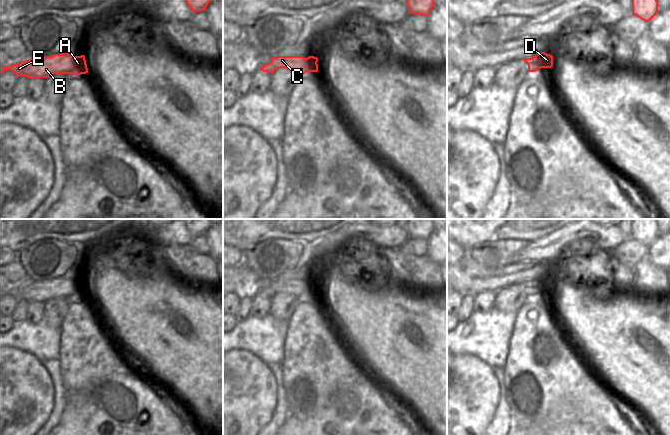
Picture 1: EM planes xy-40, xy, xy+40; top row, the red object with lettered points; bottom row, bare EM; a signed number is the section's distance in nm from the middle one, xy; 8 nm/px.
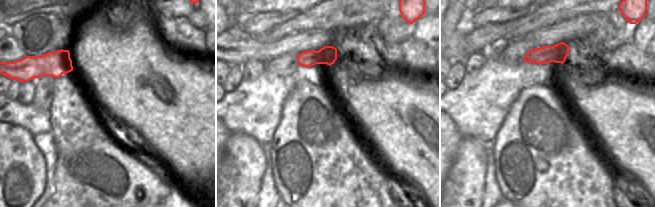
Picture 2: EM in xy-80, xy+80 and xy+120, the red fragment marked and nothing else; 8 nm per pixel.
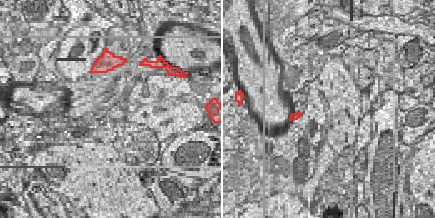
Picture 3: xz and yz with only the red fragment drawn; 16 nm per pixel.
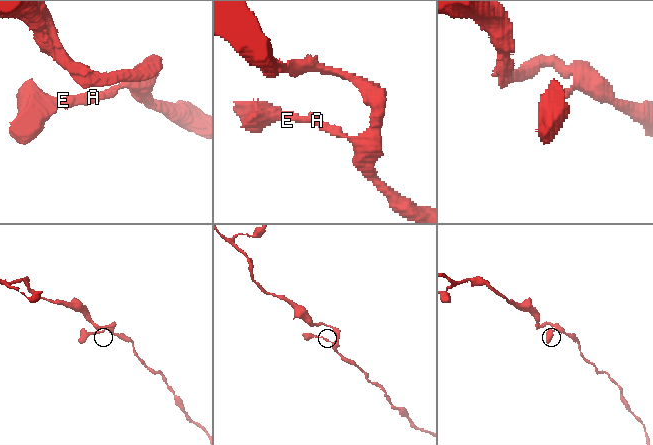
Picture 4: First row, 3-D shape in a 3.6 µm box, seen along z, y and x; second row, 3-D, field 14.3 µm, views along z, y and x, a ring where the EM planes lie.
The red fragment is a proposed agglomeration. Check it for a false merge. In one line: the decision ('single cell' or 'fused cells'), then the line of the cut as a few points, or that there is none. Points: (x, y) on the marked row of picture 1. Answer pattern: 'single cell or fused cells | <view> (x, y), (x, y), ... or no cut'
single cell | no cut

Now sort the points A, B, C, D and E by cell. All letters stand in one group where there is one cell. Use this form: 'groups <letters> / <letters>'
groups A B C D E

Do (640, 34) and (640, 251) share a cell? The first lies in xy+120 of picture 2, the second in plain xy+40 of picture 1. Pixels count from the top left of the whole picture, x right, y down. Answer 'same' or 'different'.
different

